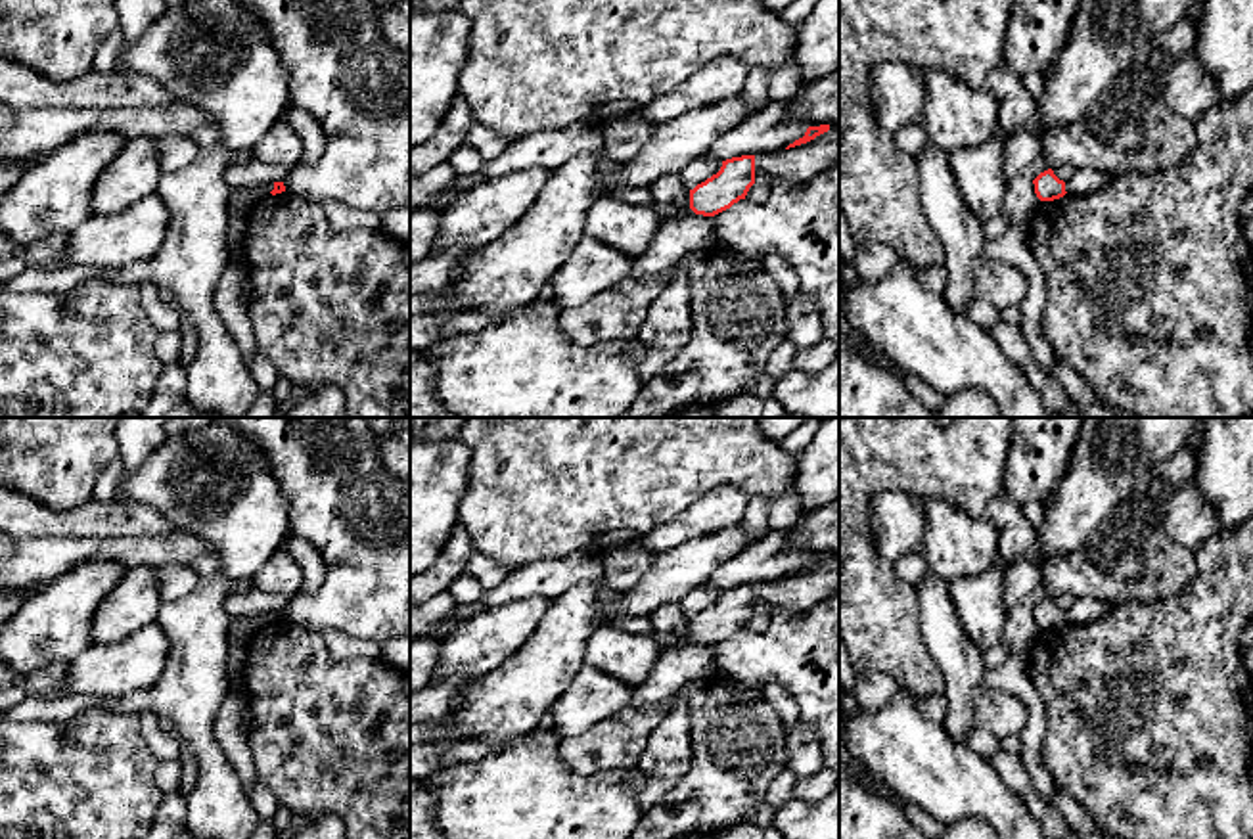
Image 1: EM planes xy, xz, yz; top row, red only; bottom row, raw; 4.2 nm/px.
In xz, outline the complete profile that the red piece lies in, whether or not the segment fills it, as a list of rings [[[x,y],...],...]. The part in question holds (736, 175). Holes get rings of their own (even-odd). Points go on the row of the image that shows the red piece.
[[[755,155],[722,161],[717,174],[690,190],[690,209],[695,215],[715,216],[745,199],[755,184]]]

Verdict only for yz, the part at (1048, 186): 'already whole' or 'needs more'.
already whole

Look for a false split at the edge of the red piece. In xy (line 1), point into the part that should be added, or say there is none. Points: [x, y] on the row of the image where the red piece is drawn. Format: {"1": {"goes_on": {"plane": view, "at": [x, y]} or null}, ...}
{"1": {"goes_on": null}}

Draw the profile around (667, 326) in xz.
[[[676,270],[651,303],[638,328],[646,347],[640,366],[644,377],[653,377],[684,349],[692,335],[692,289],[682,270]]]

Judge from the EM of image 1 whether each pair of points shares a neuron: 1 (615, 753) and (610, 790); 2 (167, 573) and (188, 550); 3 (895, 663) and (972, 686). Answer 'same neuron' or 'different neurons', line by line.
1: different neurons
2: different neurons
3: different neurons

